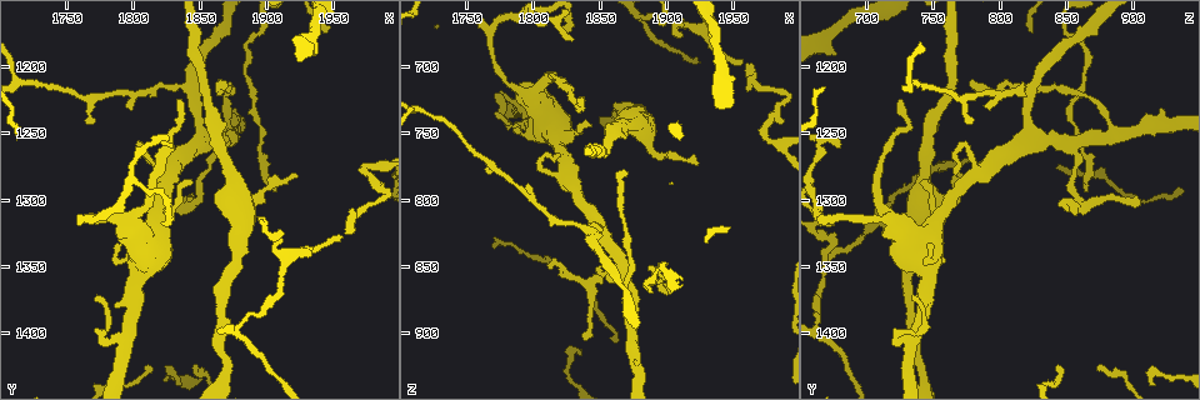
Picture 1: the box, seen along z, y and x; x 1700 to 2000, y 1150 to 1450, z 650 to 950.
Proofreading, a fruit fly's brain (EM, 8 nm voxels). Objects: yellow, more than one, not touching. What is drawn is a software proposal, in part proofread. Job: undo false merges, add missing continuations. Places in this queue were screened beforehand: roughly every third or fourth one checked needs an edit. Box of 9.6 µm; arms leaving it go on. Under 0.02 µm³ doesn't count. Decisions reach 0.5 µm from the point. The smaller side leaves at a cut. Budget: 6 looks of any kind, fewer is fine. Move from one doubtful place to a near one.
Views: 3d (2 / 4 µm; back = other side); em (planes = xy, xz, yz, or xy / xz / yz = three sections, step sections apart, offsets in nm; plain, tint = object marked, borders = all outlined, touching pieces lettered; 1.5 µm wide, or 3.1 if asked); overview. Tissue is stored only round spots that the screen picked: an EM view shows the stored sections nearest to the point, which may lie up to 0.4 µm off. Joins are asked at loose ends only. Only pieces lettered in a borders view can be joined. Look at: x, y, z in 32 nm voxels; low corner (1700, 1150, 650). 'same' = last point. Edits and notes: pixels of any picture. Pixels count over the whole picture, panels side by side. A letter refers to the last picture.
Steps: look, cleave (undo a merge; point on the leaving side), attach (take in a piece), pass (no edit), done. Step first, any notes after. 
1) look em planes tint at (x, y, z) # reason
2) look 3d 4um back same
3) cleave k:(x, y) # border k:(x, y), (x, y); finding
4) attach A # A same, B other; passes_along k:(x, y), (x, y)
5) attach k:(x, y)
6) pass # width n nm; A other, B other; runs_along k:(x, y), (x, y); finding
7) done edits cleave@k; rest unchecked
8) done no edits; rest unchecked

look em planes borders at (1768, 1240, 778) # tapers out

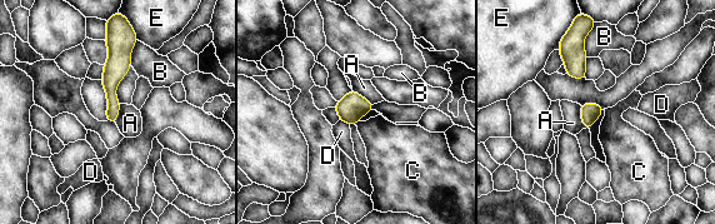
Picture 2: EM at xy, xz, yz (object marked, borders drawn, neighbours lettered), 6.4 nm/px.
pass # A other, B other, C other, D other, E other; no lettered piece goes on from it

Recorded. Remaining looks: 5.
look em planes borders at (1826, 1320, 678) # tapers out

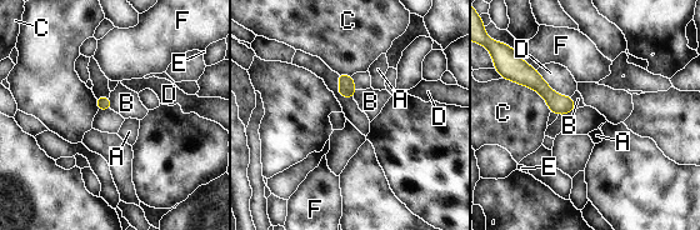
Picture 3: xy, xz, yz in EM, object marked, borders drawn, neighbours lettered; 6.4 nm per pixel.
pass # A other, B other, C other, D other, E other, F other; border 3:(109, 96), (111, 109); no lettered piece goes on from it

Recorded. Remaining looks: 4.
look em xz step 8 borders at (1770, 1374, 736) # tapers out

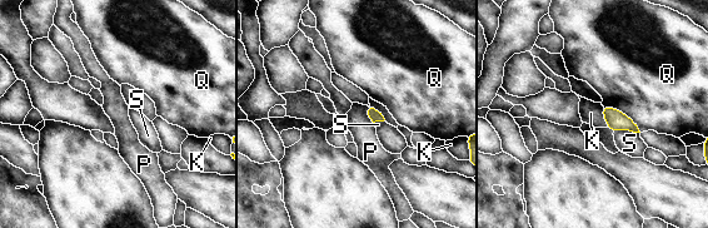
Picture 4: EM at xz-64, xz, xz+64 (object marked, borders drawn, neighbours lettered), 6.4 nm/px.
pass # K other, P other, Q other, S other; border 4:(601, 105), (601, 112), (608, 127); none of them fits

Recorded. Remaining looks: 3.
done no edits; rest unchecked

